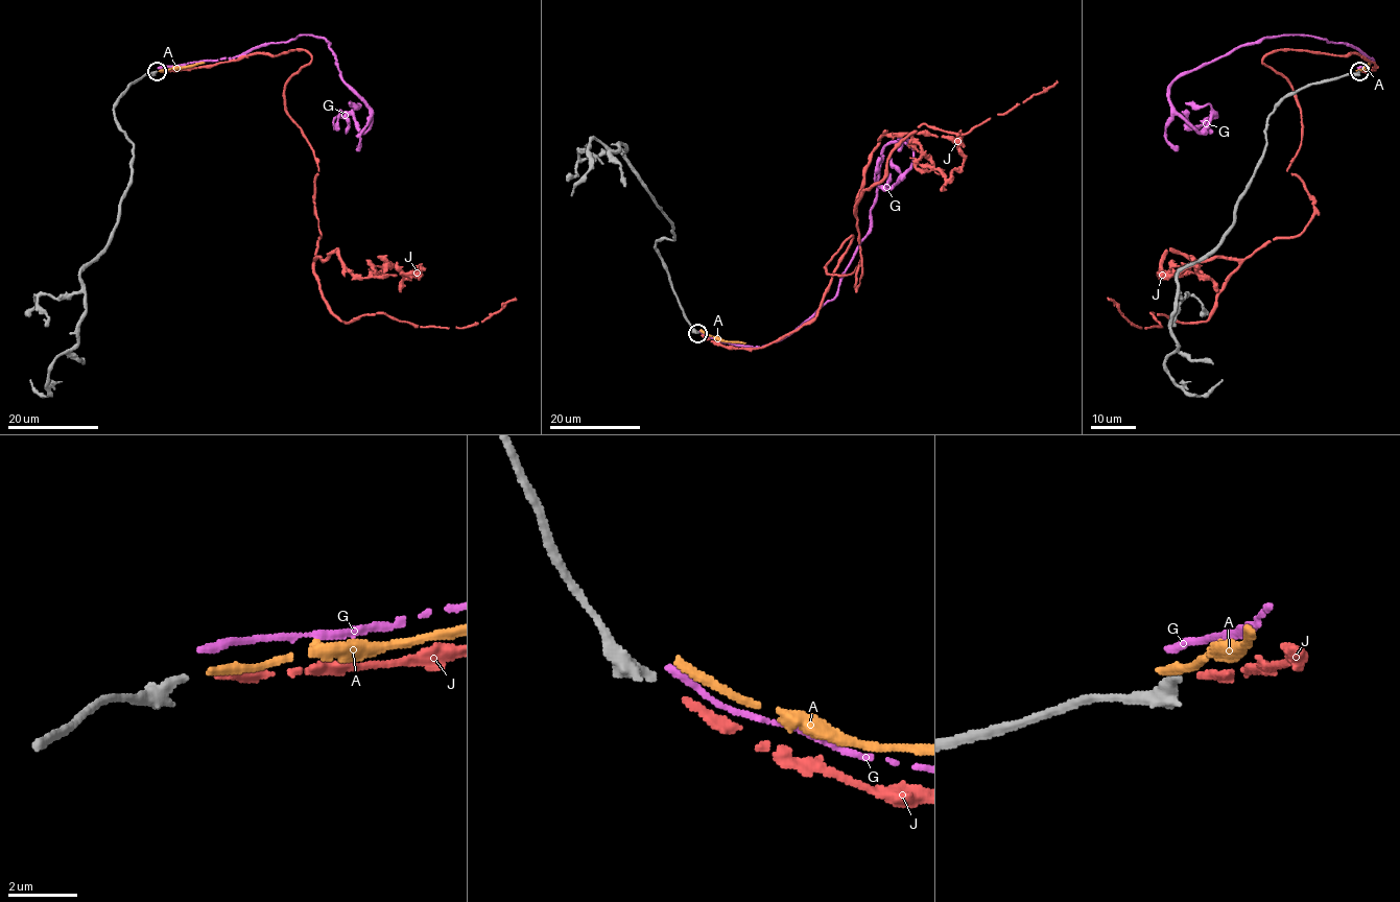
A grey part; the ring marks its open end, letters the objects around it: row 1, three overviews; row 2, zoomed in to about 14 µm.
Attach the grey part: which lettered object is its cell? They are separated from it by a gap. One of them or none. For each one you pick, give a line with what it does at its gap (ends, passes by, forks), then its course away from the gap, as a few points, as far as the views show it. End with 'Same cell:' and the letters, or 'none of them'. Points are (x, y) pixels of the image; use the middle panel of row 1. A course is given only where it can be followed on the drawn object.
J: it ends; course (702, 335), (799, 330), (851, 236), (826, 271), (860, 261), (860, 283), (855, 205), (890, 153), (1057, 80)
Same cell: J

